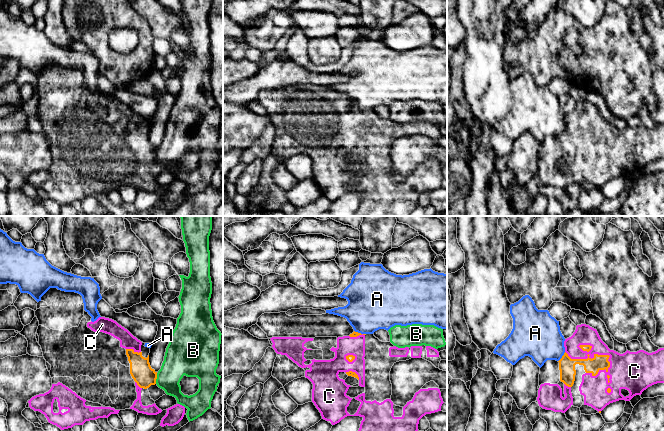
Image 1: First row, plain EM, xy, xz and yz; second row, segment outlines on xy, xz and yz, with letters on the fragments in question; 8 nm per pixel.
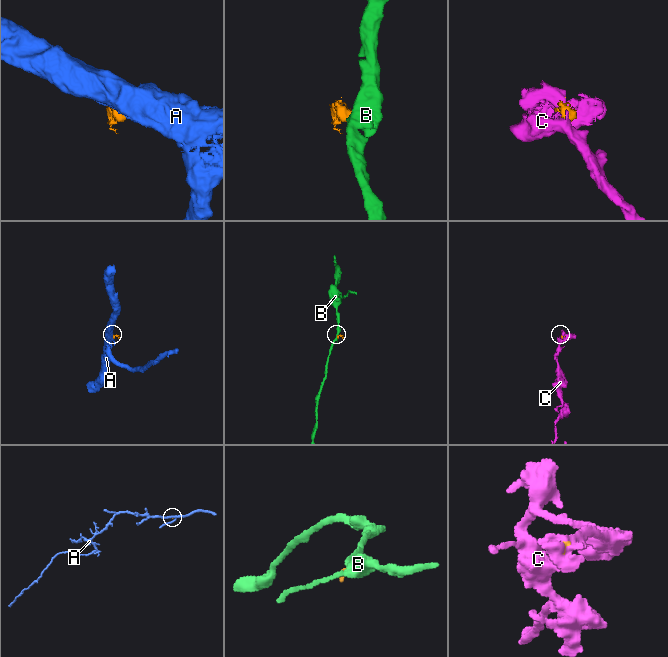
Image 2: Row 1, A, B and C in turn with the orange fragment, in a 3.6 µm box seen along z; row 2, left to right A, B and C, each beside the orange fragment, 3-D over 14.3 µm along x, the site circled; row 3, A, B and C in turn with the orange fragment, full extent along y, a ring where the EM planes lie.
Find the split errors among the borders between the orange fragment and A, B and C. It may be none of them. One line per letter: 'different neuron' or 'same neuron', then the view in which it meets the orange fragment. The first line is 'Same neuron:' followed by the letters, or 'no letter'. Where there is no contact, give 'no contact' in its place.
Same neuron: C
A: different neuron; meets orange in yz
B: different neuron; meets orange in xy
C: same neuron; meets orange in yz

